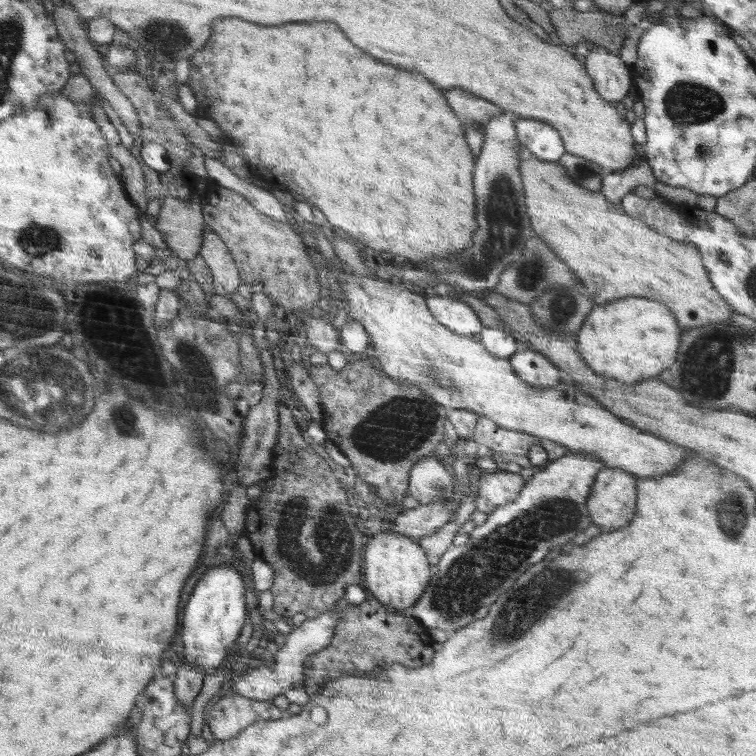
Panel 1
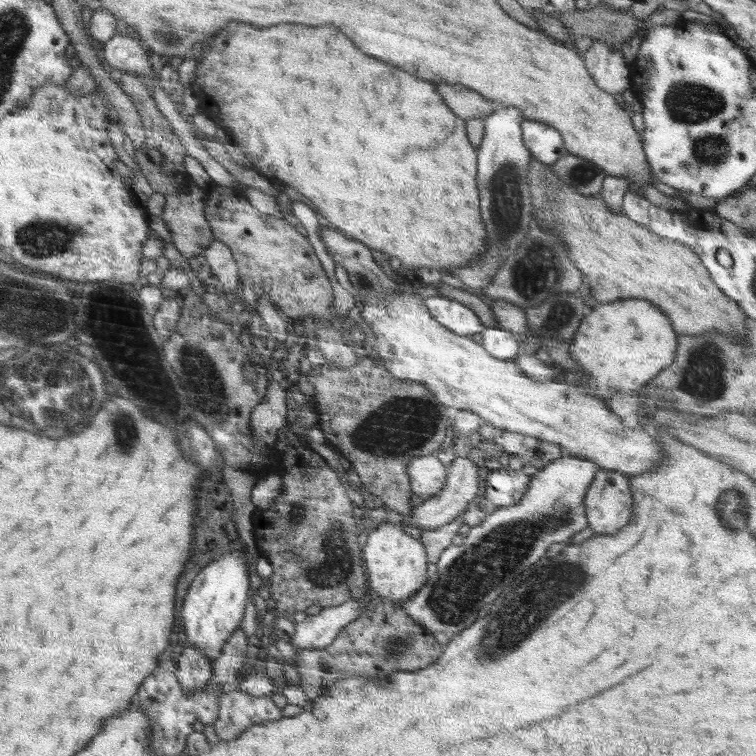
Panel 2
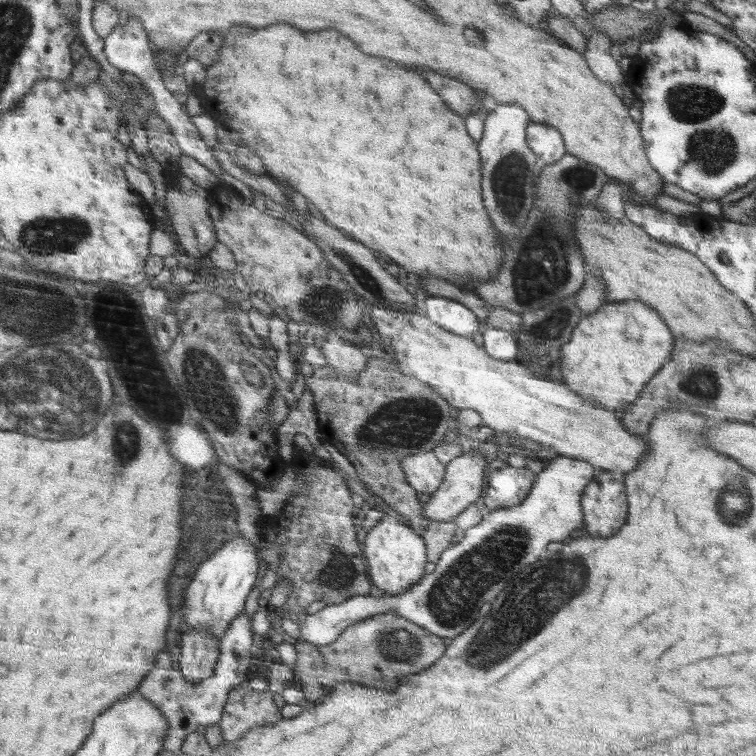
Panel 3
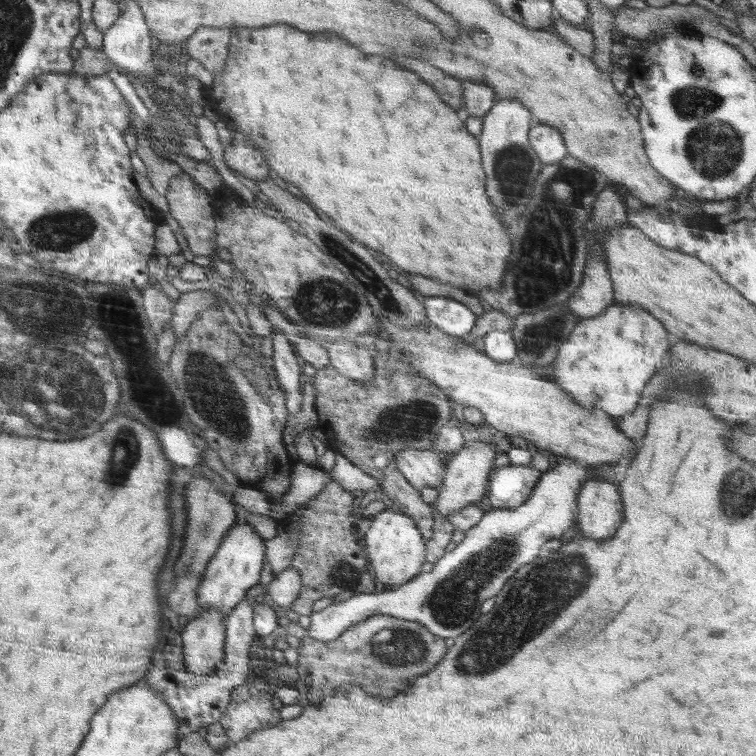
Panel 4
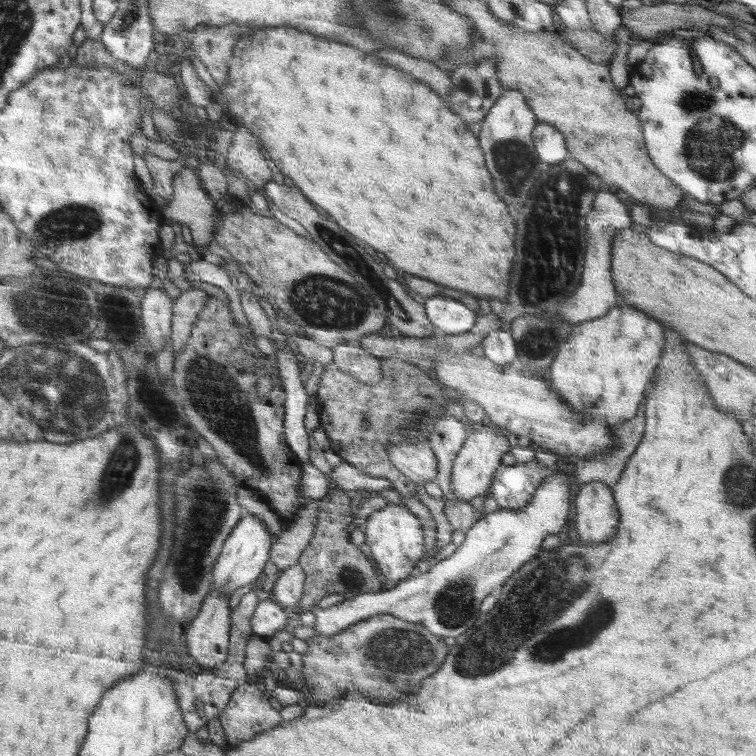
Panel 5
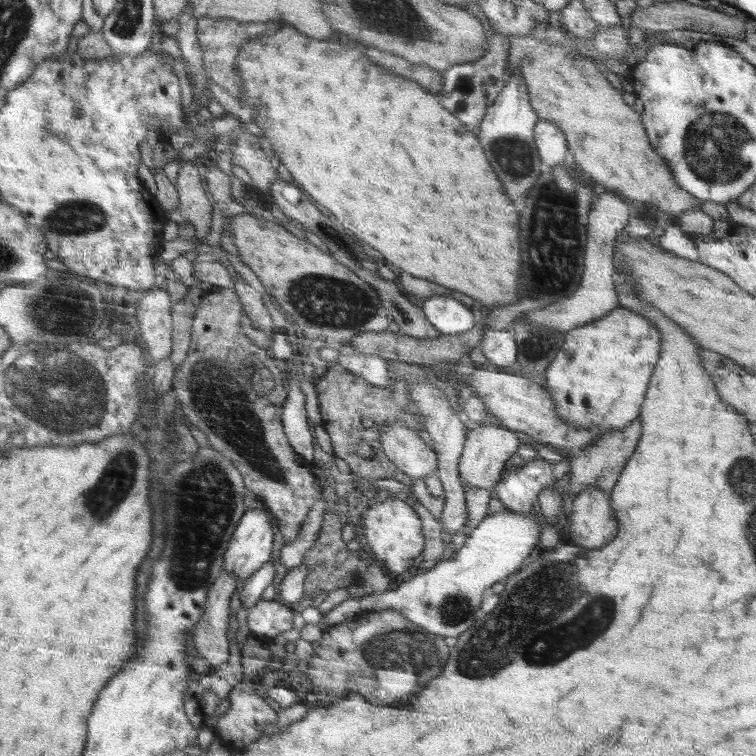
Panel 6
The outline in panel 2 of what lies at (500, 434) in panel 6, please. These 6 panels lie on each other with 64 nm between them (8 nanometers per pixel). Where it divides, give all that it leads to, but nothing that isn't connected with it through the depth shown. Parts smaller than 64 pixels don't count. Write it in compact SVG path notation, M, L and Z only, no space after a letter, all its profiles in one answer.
M458 457L456 460L452 460L449 467L449 482L442 488L442 491L417 506L417 511L412 515L405 516L402 523L410 527L411 531L420 534L426 529L438 528L452 522L458 515L461 515L470 502L478 500L477 494L480 490L480 474L478 473L480 468L478 466L480 466L480 463L475 462L473 457Z

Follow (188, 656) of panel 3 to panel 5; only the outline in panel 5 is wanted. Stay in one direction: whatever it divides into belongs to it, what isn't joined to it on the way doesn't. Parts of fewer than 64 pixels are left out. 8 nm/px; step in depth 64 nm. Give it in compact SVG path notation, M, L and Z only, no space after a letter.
M209 591L201 604L200 614L186 628L185 637L188 653L194 658L194 661L198 661L202 665L204 673L213 673L227 658L231 624L231 608L228 602L229 598L226 593Z

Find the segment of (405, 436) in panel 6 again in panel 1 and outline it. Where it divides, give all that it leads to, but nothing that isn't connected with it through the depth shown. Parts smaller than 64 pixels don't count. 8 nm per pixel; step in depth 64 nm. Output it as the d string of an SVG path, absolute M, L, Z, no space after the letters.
M437 458L418 460L410 475L409 494L420 505L452 499L452 478Z

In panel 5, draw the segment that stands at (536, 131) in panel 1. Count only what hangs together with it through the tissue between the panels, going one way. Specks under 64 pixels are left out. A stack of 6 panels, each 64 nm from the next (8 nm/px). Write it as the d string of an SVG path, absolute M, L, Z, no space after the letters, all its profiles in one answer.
M542 122L534 128L533 140L536 142L538 156L545 167L561 163L568 154L568 145L565 143L565 133L554 125Z

